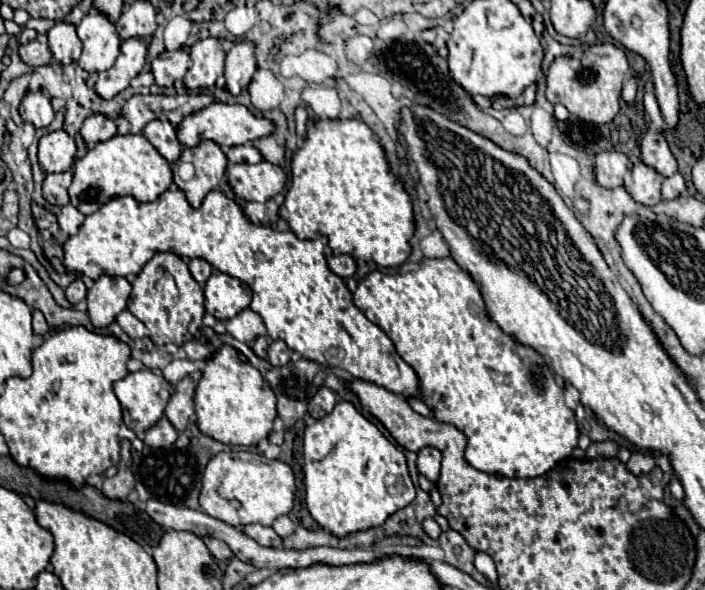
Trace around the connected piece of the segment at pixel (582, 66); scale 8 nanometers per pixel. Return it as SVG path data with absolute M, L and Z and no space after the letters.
M613 43L593 45L577 59L557 57L547 71L547 99L553 105L565 105L573 115L587 123L611 123L611 119L619 113L619 97L627 71L629 63L625 53Z

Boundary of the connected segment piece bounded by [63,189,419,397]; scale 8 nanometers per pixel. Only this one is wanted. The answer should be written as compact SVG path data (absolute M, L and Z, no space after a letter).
M167 189L151 203L141 203L131 195L107 201L99 211L95 211L85 219L79 233L69 237L63 249L65 249L67 269L87 275L93 281L99 279L101 275L121 275L121 277L127 277L129 273L137 275L159 249L171 251L183 259L195 259L195 257L205 259L217 271L227 273L251 287L253 291L251 309L261 315L267 327L267 335L271 339L285 341L293 351L301 353L303 359L321 363L323 367L343 369L357 379L381 385L403 397L417 395L419 381L415 371L397 353L393 355L395 347L391 339L385 335L385 331L379 325L371 323L353 305L353 295L347 289L345 281L327 267L325 245L327 237L319 237L315 241L301 241L293 231L281 233L271 225L253 225L243 213L243 209L223 191L211 191L201 203L201 207L193 209L181 189Z

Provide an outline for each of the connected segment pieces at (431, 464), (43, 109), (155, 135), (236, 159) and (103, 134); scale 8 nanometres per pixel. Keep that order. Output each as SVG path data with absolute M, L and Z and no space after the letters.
M425 447L417 453L417 469L423 473L431 483L437 483L441 467L441 453L433 447Z
M41 89L29 91L23 97L23 101L19 105L19 113L25 123L33 123L37 129L47 127L55 117L55 111L51 107L51 99Z
M151 121L145 129L143 135L153 143L153 147L169 161L177 161L181 155L181 143L177 139L177 127L169 121Z
M247 143L247 145L227 149L227 159L231 163L259 163L259 161L263 161L263 155L255 145Z
M93 113L83 121L81 127L81 135L85 139L85 143L95 145L99 141L107 141L113 135L117 135L117 125L113 117L107 117L103 113Z

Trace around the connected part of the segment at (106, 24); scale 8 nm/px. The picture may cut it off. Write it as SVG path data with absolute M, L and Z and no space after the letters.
M91 11L77 27L77 35L83 41L83 53L79 65L89 73L107 71L119 55L119 33L115 23L99 11Z

